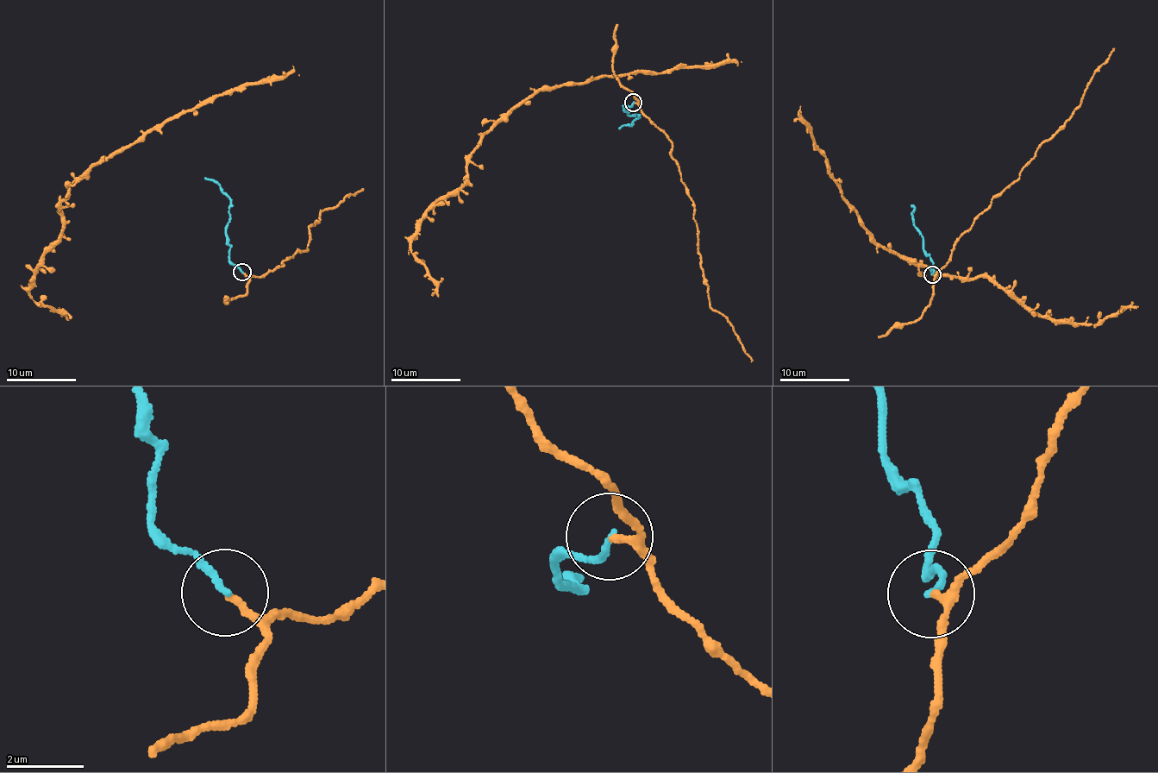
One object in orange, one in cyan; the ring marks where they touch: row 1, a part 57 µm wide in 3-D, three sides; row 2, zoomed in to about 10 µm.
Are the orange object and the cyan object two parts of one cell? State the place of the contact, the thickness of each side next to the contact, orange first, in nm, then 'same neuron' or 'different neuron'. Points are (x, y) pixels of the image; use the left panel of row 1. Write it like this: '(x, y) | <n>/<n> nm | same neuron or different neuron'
(241, 272) | 160/150 nm | same neuron

